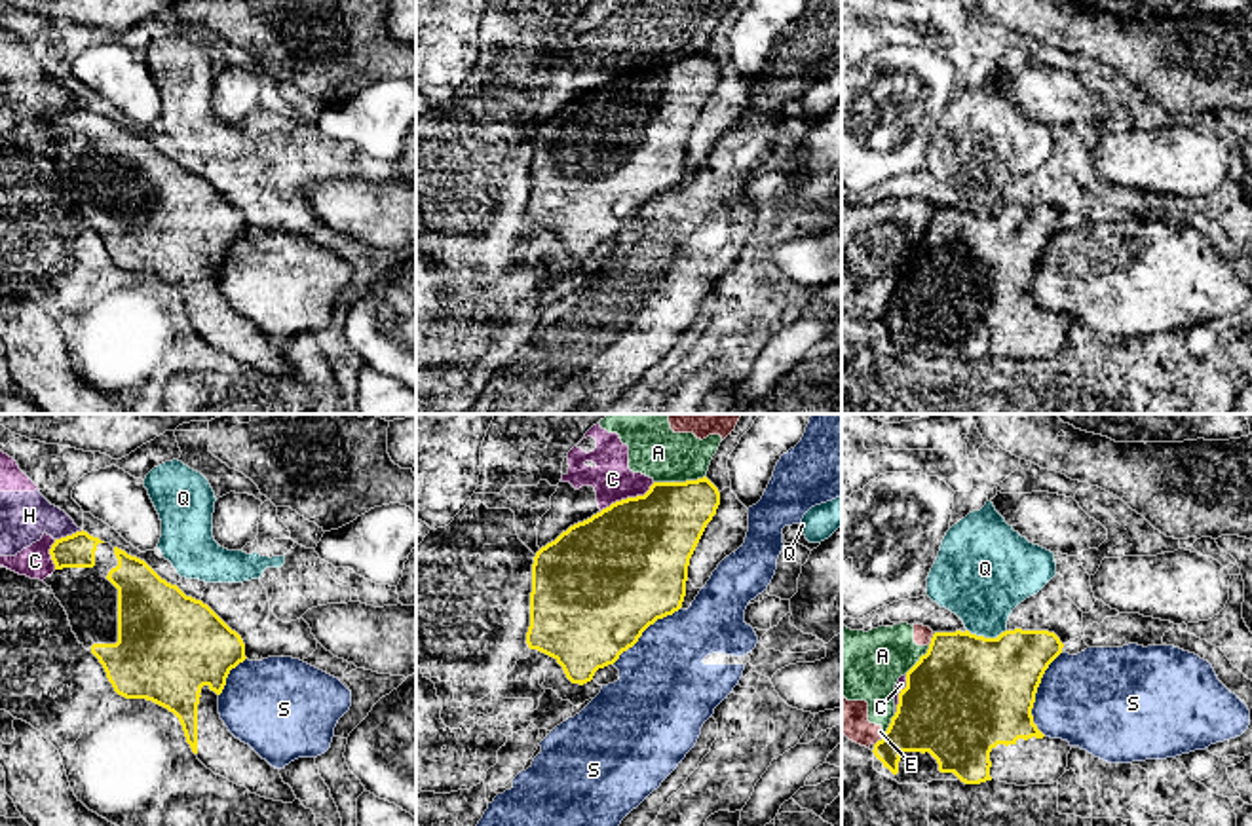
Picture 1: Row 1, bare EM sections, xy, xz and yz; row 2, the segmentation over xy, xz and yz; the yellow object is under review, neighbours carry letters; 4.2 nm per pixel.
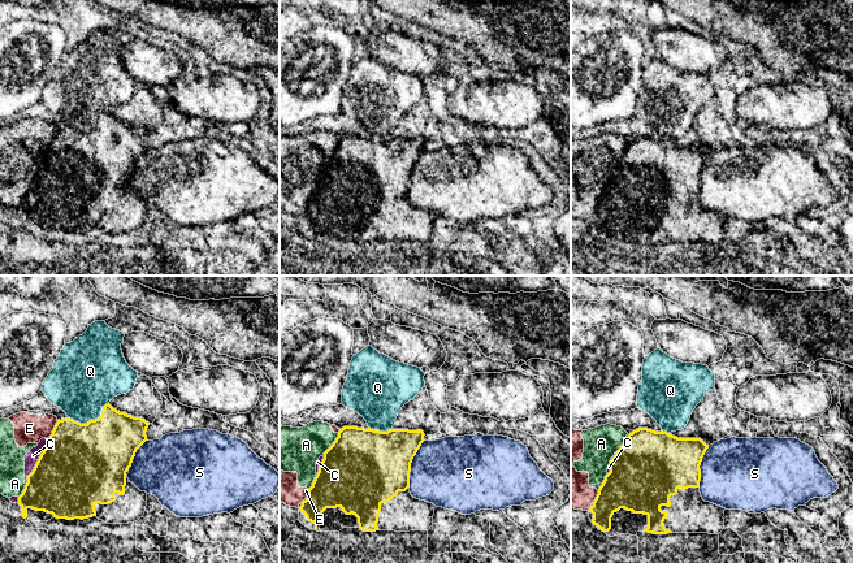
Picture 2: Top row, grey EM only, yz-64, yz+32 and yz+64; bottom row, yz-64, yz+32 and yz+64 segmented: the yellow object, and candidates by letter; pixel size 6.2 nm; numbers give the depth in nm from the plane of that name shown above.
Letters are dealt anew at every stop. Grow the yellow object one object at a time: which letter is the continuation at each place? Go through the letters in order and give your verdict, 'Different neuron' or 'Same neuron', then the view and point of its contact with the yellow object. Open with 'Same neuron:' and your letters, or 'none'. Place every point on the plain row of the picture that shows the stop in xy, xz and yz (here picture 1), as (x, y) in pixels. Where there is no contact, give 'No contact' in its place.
Same neuron: A
A: Same neuron. Touches yellow at xz (679, 57)
C: Different neuron. Touches yellow at xz (627, 73)
E: Different neuron. Touches yellow at yz (878, 316)
H: Different neuron. Touches yellow at xy (69, 111)
Q: Different neuron. Touches yellow at yz (986, 213)
S: Different neuron. Touches yellow at yz (1036, 266)

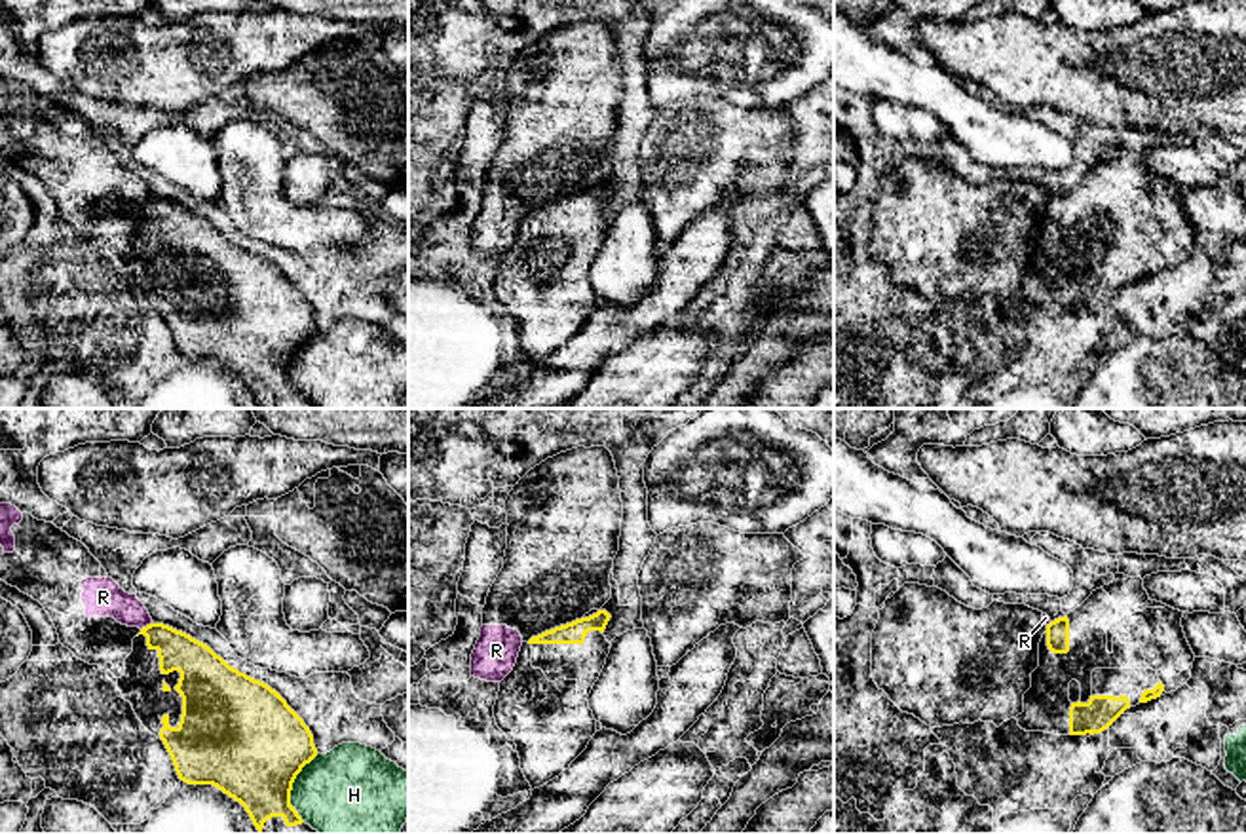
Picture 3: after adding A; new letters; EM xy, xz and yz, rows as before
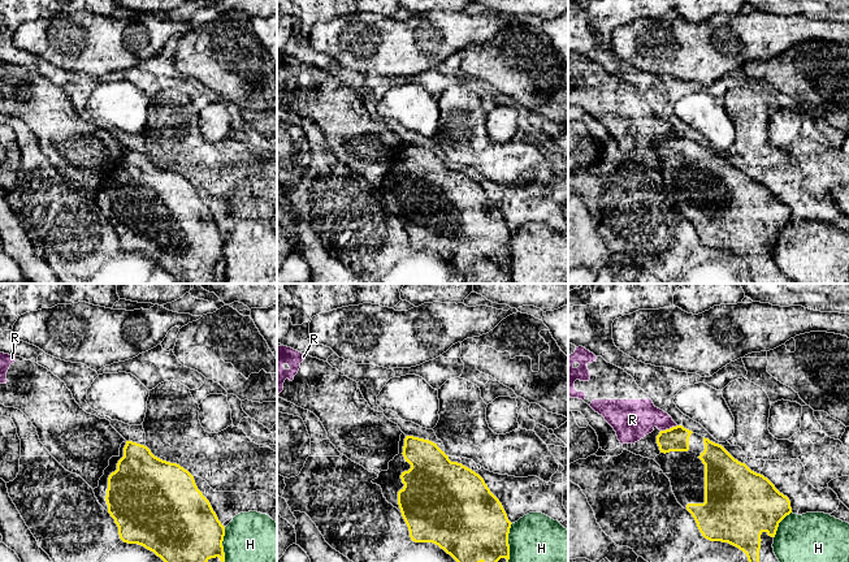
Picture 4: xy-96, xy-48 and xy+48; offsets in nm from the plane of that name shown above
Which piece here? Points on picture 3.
Same neuron: none
H: Different neuron. Touches yellow at xy (291, 361)
R: Different neuron. Touches yellow at xy (147, 200)

